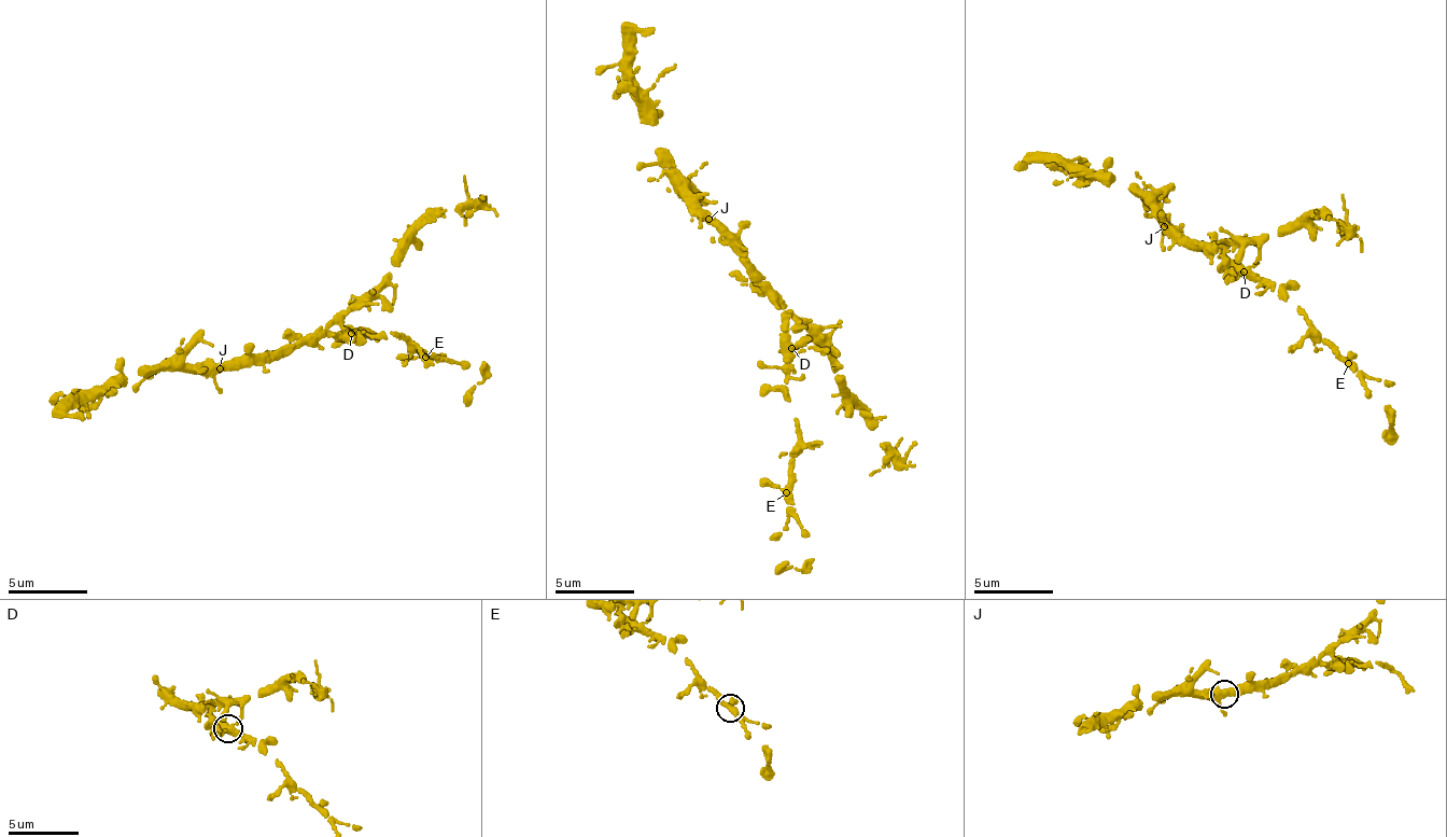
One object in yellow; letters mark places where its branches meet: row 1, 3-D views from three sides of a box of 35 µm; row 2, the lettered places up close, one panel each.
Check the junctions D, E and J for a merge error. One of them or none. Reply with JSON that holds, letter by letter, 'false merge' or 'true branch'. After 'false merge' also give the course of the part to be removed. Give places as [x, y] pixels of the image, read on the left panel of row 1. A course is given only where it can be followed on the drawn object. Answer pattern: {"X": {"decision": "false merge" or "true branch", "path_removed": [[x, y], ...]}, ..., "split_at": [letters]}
{"D": {"decision": "true branch"}, "E": {"decision": "true branch"}, "J": {"decision": "true branch"}, "split_at": []}

